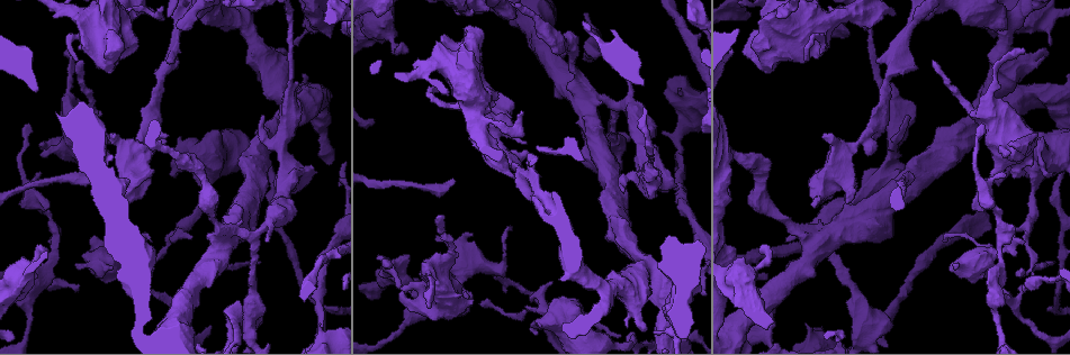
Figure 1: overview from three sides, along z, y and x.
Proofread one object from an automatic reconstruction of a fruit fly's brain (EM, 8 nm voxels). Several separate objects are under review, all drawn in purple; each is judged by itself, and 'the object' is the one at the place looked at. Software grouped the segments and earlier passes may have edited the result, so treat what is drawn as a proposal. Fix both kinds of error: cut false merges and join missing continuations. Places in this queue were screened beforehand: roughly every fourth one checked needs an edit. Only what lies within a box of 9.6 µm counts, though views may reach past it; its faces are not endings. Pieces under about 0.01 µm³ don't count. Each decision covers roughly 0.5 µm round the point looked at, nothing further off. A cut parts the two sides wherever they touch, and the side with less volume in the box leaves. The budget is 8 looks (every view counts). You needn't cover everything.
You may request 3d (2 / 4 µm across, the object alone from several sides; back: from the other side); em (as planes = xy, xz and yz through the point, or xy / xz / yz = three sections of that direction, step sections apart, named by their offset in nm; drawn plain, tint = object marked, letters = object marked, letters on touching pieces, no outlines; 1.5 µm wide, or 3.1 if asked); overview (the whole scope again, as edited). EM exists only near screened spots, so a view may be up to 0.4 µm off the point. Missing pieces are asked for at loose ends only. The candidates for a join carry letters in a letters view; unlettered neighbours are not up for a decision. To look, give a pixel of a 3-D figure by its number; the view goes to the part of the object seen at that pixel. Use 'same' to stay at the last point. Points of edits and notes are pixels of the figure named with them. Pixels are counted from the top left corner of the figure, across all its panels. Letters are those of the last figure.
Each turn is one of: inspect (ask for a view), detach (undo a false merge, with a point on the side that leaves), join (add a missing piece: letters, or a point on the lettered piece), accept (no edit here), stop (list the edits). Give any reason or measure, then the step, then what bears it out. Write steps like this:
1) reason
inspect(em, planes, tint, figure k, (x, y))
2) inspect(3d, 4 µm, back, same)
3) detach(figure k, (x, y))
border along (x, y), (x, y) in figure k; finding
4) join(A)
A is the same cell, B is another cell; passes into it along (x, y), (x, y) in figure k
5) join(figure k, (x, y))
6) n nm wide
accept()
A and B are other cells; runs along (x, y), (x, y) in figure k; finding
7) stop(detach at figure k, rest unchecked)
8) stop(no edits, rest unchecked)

an open end
inspect(em, planes, plain, figure 1, (75, 291))

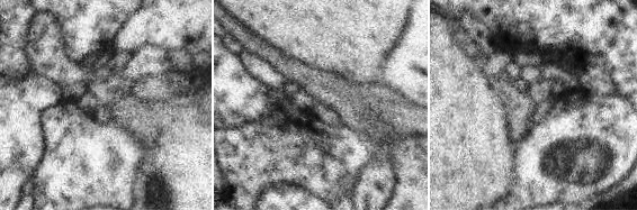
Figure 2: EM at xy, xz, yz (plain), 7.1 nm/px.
inspect(em, planes, tint, same)

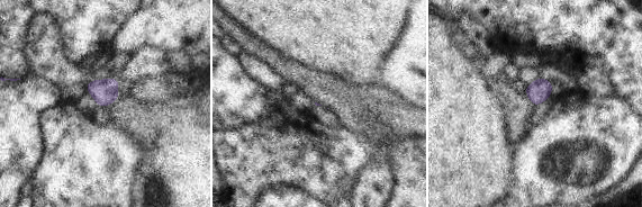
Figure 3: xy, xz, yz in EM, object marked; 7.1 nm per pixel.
what lies round it
inspect(em, planes, letters, same)

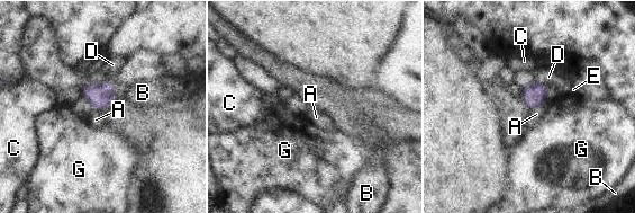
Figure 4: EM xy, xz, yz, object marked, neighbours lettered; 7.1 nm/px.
accept()
A, B, C, D, E and G are other cells; border along (546, 100), (536, 105), (531, 111) in figure 4; none of them fits

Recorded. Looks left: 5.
tapers out
inspect(3d, 4 µm, figure 1, (75, 264))

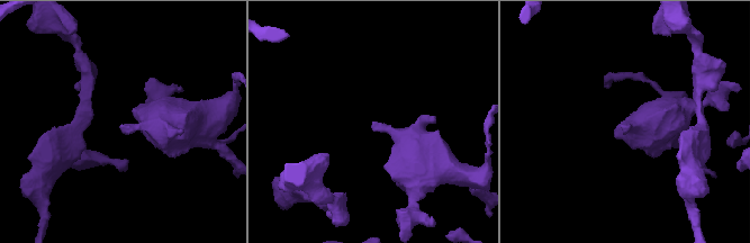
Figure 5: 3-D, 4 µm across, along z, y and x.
inspect(em, xz, step 8, letters, figure 5, (372, 121))

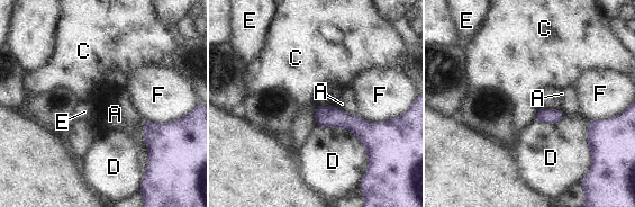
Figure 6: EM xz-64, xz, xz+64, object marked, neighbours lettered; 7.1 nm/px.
inspect(em, planes, letters, same)

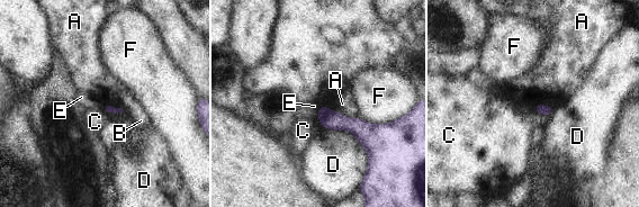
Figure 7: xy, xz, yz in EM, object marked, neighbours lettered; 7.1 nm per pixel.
accept()
A, B, C, D, E and F are other cells; runs along (321, 109), (332, 120), (381, 131) in figure 7; no lettered piece goes on from it

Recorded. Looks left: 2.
narrows sharply
inspect(em, xz, step 4, tint, figure 1, (29, 327))

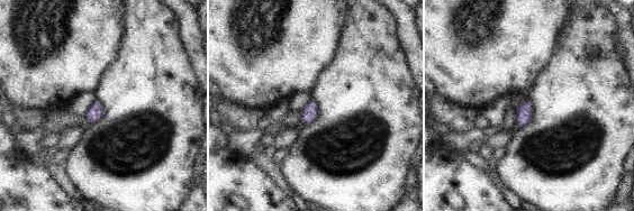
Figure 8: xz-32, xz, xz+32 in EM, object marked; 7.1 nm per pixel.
inspect(em, planes, letters, same)

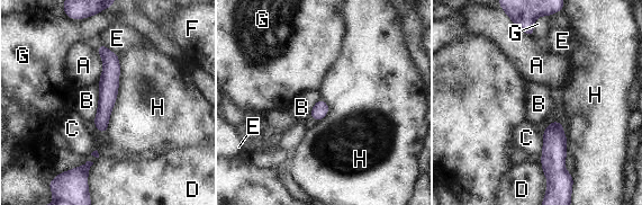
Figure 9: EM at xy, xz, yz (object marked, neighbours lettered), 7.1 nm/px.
accept()
A, B, C, D, E, F, G and H are other cells; all the same cell

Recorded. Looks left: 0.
stop(no edits, rest unchecked)

